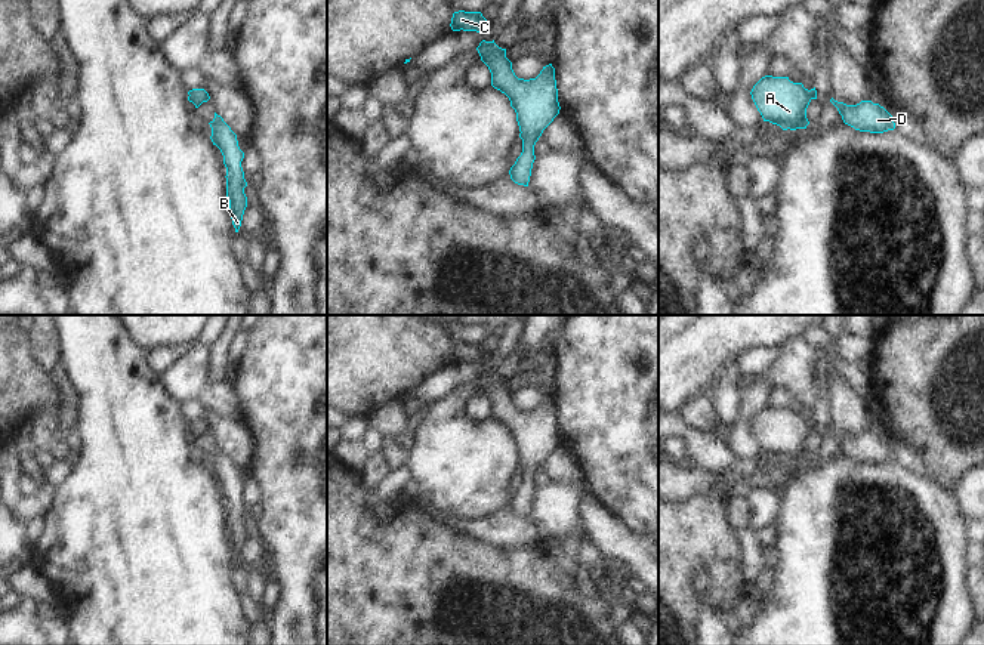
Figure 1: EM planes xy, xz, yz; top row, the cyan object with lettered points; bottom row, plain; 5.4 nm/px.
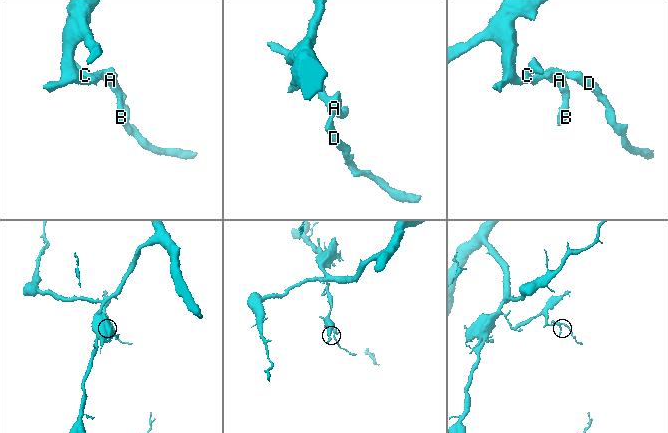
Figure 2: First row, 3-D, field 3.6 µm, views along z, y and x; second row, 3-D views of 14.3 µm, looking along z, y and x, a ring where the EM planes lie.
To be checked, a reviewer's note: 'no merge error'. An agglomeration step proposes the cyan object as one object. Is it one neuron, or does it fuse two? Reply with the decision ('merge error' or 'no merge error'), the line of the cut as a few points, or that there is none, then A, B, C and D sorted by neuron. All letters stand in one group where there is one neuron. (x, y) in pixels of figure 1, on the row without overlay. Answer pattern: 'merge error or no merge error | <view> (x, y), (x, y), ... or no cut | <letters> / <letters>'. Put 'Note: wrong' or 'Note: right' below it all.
no merge error | no cut | A B C D
Note: right

